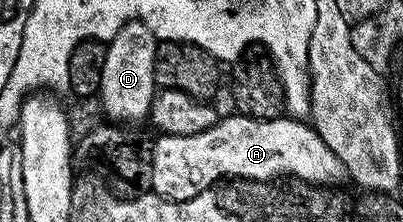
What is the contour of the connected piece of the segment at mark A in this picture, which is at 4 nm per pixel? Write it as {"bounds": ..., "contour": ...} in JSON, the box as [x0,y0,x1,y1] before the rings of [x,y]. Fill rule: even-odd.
{"bounds":[148,113,347,203],"contour":[[[239,113],[231,114],[227,119],[226,116],[219,118],[218,122],[213,123],[204,133],[192,133],[191,135],[159,134],[158,140],[154,143],[154,152],[151,150],[148,155],[149,190],[160,196],[161,199],[171,199],[179,203],[211,190],[215,184],[227,177],[239,179],[293,177],[302,179],[305,183],[319,185],[338,185],[341,184],[341,179],[347,178],[346,167],[340,161],[340,157],[336,157],[336,153],[332,153],[332,149],[328,149],[328,145],[309,122],[301,123],[300,120],[288,119],[289,117],[258,120]]]}

